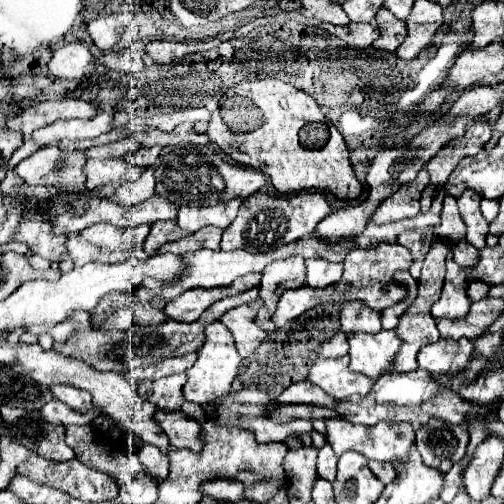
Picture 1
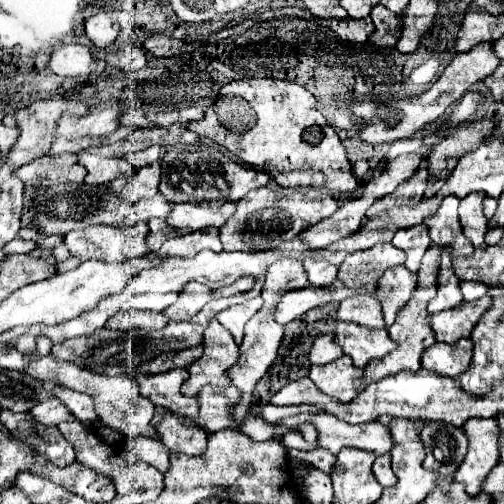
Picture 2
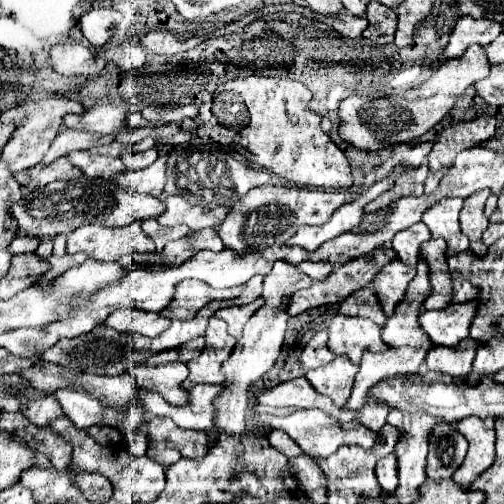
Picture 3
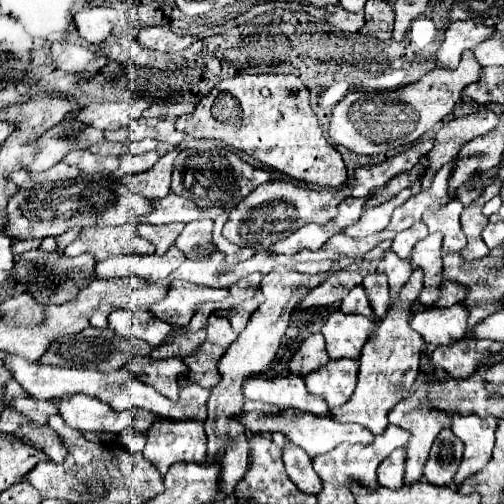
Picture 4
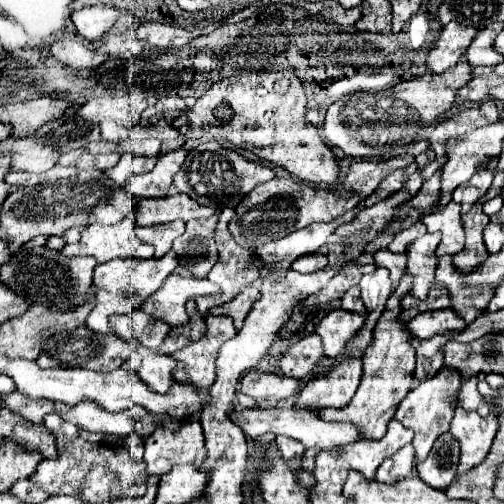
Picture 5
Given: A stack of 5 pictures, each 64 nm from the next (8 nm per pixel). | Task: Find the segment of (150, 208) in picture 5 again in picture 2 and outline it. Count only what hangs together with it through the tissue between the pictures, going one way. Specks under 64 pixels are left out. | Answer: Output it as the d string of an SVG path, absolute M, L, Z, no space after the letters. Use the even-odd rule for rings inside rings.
M226 202L220 208L196 206L196 204L174 204L166 222L174 228L200 230L206 226L224 226L226 220L236 212L236 202Z

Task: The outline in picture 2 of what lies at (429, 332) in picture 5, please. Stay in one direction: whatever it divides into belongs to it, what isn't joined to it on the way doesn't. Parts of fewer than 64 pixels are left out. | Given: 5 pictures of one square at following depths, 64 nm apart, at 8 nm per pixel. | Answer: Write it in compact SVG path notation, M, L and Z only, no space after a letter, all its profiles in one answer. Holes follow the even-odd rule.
M486 294L484 298L476 302L466 302L456 310L434 314L430 322L432 322L432 330L436 332L436 340L446 344L456 344L460 338L470 338L476 320L480 320L480 316L488 312L488 308L492 308L492 298Z

